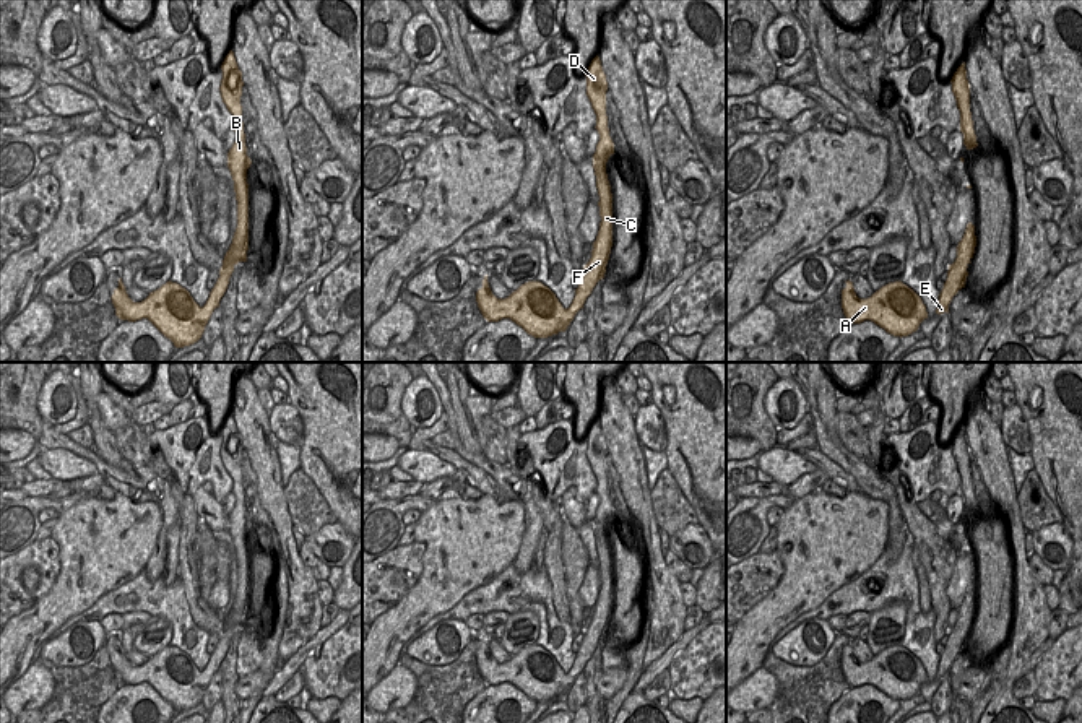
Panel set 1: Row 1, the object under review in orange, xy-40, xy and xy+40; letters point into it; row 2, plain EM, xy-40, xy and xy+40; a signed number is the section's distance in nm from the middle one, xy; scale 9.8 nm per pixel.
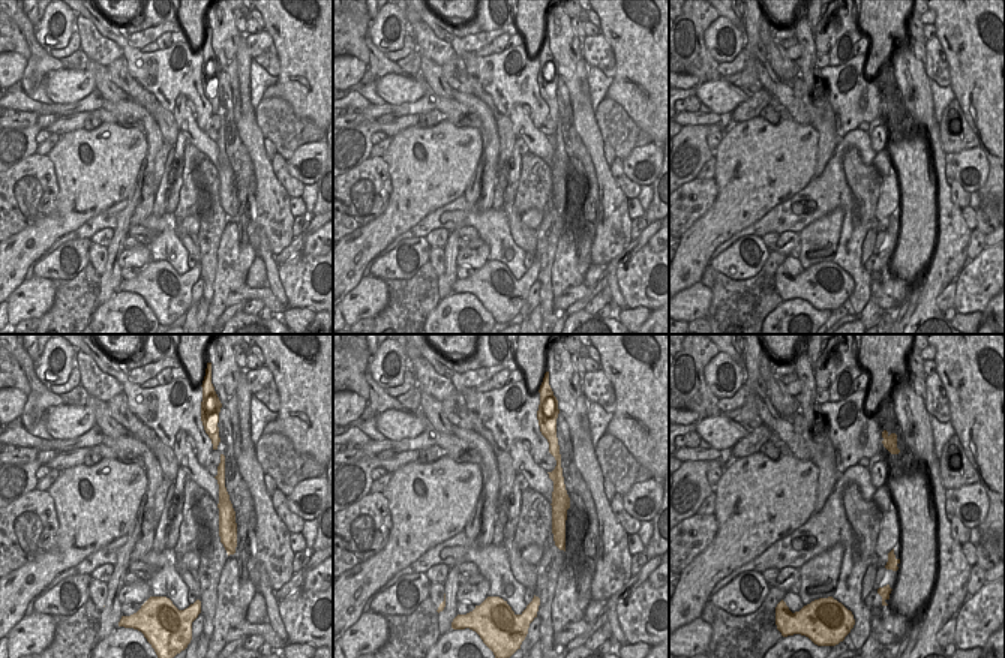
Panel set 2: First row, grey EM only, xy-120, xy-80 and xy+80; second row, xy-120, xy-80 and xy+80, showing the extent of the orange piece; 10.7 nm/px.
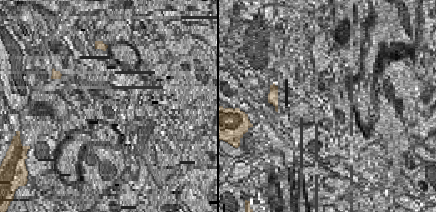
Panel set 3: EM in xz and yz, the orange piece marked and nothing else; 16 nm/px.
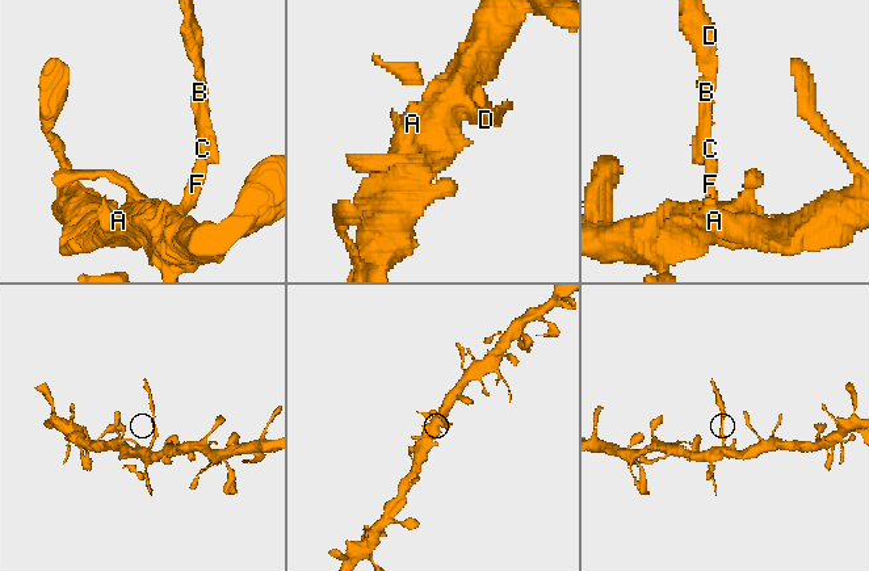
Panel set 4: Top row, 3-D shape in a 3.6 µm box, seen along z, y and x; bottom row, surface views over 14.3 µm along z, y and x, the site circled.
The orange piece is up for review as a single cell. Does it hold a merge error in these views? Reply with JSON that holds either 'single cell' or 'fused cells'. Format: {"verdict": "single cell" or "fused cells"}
{"verdict": "fused cells"}

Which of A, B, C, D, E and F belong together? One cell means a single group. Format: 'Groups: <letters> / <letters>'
Groups: A E / B C D F.

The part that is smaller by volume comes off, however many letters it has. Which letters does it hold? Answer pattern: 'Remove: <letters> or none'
Remove: B, C, D, F

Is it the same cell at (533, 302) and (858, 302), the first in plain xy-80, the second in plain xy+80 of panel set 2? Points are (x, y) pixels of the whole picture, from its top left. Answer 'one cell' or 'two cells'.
two cells

